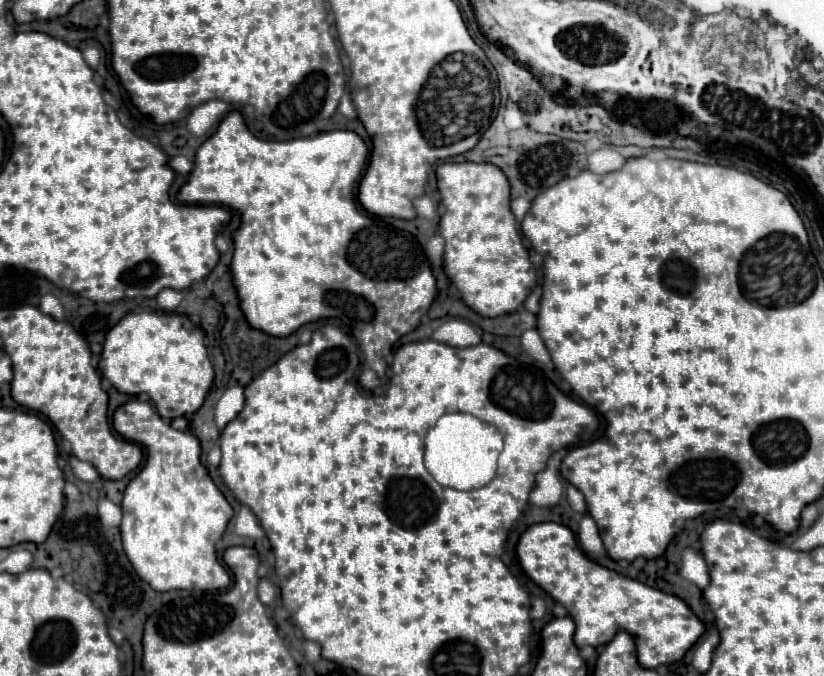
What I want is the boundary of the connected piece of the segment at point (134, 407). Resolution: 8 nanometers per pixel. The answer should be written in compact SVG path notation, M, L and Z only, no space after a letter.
M132 399L120 405L112 417L114 429L146 449L146 463L140 473L128 483L122 499L122 545L128 561L136 569L138 577L144 579L156 591L172 591L172 589L198 589L198 591L216 591L226 589L230 585L228 571L216 561L214 543L222 537L230 517L232 507L226 497L218 491L208 471L200 463L200 443L188 431L172 429L162 417L158 417L152 405L146 399Z

